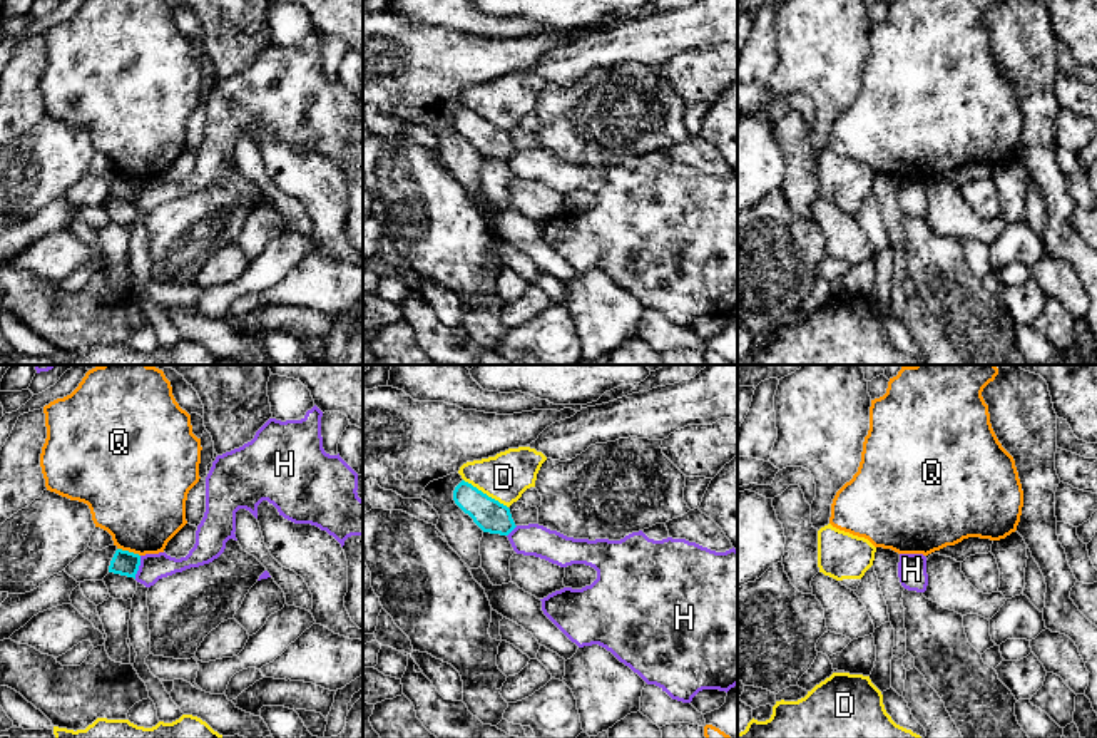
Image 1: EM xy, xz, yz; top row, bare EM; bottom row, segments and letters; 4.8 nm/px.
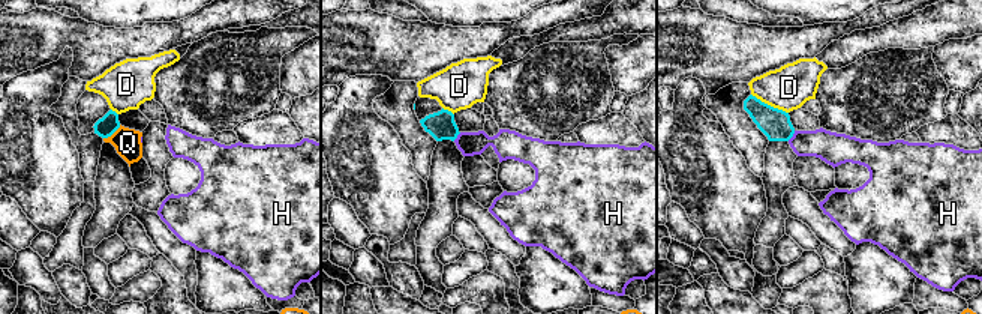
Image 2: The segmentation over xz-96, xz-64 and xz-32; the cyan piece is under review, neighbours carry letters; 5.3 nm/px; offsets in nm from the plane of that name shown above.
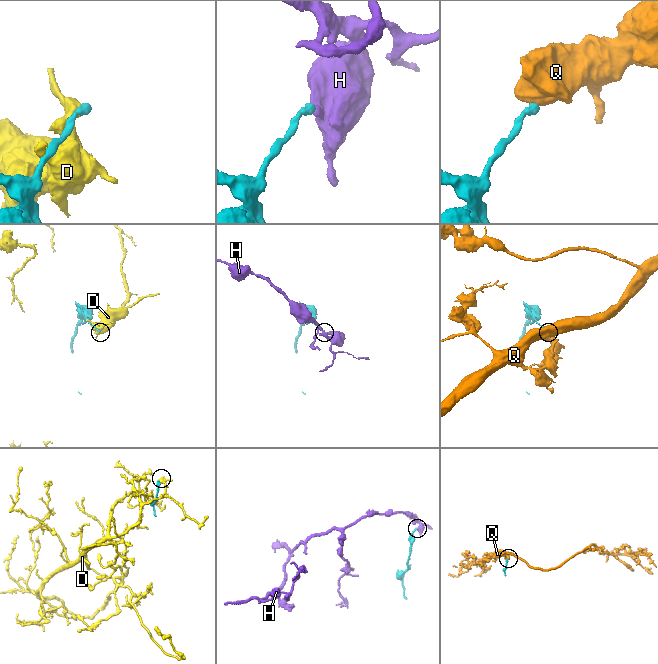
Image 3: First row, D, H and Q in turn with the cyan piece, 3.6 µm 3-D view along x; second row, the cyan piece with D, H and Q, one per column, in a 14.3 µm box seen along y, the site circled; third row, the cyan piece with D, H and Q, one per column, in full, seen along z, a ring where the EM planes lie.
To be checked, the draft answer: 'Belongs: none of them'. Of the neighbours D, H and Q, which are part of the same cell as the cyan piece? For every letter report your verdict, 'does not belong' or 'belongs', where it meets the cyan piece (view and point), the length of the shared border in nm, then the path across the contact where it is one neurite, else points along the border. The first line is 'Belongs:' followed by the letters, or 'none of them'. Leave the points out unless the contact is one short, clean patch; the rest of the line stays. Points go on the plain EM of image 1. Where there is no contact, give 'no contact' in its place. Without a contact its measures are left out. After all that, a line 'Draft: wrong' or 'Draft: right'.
Belongs: none of them
D: does not belong; meets cyan in xz at (485, 119); contact 260 nm long
H: does not belong; meets cyan in xy at (137, 193); contact 120 nm long; border along xy (141, 181), (134, 203)
Q: does not belong; meets cyan in xy at (127, 176); contact 120 nm long; border along xy (117, 173), (139, 181)
Draft: right

